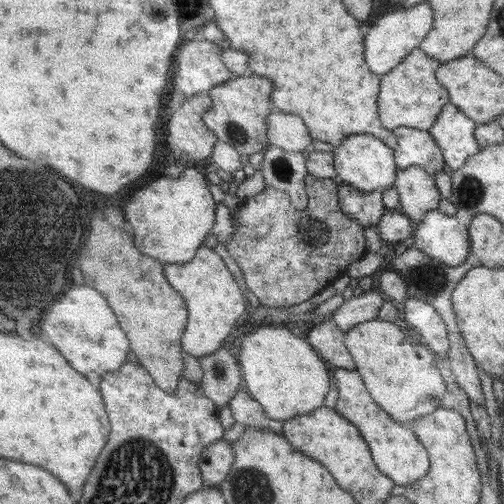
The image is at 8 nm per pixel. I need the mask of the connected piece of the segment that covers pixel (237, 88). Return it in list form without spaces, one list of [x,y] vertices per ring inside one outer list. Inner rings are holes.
[[[255,74],[238,75],[226,83],[210,89],[213,106],[204,115],[205,125],[218,140],[230,144],[241,155],[264,151],[270,144],[267,139],[267,120],[272,109],[271,94],[274,86],[268,78]]]

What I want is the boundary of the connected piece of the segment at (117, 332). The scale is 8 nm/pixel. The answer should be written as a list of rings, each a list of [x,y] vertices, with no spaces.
[[[76,286],[70,288],[62,298],[58,299],[46,310],[43,321],[38,328],[34,328],[50,343],[57,346],[76,370],[90,376],[97,372],[102,376],[109,372],[118,372],[127,364],[128,354],[133,350],[133,344],[112,306],[108,304],[106,296],[90,286]]]

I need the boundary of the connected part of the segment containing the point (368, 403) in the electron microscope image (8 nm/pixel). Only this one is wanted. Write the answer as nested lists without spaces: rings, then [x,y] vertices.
[[[339,368],[332,378],[338,388],[338,401],[334,410],[347,418],[366,440],[378,470],[398,486],[412,486],[424,478],[430,466],[426,447],[417,439],[411,429],[402,428],[385,410],[382,410],[364,388],[362,377],[355,370]]]

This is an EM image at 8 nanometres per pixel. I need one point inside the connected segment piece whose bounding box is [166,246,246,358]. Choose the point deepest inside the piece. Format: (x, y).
(215, 302)

